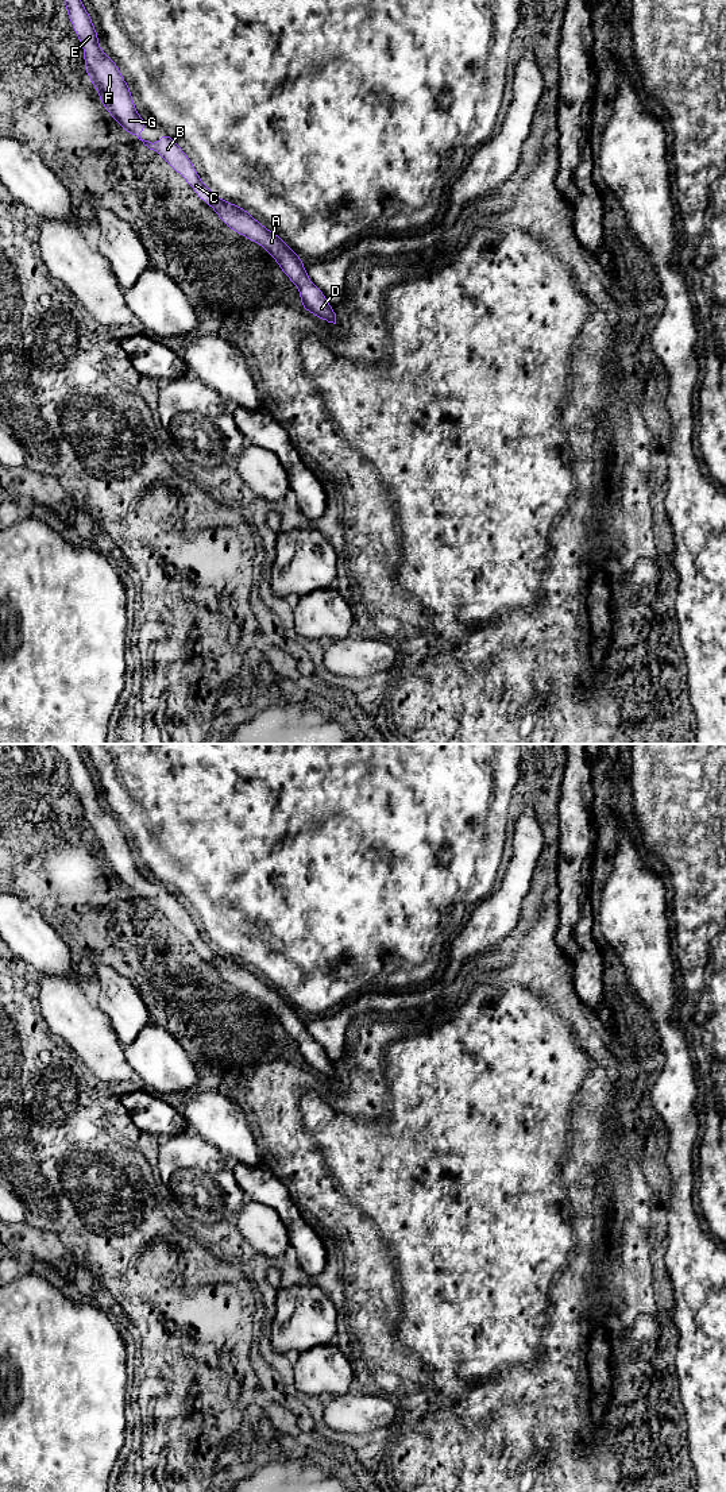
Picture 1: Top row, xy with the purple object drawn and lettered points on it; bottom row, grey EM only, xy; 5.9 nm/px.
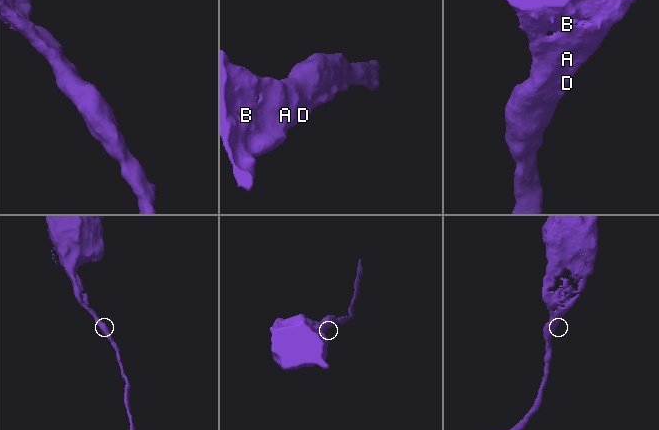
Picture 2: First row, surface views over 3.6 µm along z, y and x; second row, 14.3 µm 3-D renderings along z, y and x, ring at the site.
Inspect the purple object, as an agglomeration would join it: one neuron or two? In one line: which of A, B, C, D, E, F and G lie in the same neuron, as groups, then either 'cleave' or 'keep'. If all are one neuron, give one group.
A B C D E F G | keep

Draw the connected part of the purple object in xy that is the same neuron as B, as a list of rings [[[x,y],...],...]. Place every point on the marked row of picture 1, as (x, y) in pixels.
[[[62,0],[67,7],[67,19],[73,23],[73,31],[78,34],[78,42],[84,45],[85,73],[93,86],[97,88],[100,101],[117,124],[128,135],[136,135],[150,150],[157,151],[165,161],[193,188],[194,193],[215,209],[221,221],[232,231],[262,246],[278,263],[281,270],[298,288],[301,307],[312,315],[336,324],[335,309],[327,301],[321,289],[312,284],[304,267],[304,261],[273,231],[262,225],[250,212],[231,204],[201,181],[190,158],[177,142],[167,134],[161,140],[151,143],[144,140],[139,130],[147,130],[148,124],[139,116],[132,101],[131,89],[123,78],[116,62],[99,46],[99,35],[93,22],[81,0]]]

